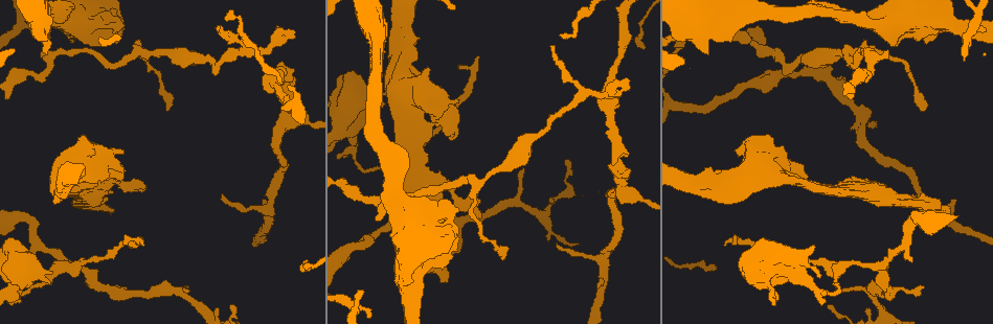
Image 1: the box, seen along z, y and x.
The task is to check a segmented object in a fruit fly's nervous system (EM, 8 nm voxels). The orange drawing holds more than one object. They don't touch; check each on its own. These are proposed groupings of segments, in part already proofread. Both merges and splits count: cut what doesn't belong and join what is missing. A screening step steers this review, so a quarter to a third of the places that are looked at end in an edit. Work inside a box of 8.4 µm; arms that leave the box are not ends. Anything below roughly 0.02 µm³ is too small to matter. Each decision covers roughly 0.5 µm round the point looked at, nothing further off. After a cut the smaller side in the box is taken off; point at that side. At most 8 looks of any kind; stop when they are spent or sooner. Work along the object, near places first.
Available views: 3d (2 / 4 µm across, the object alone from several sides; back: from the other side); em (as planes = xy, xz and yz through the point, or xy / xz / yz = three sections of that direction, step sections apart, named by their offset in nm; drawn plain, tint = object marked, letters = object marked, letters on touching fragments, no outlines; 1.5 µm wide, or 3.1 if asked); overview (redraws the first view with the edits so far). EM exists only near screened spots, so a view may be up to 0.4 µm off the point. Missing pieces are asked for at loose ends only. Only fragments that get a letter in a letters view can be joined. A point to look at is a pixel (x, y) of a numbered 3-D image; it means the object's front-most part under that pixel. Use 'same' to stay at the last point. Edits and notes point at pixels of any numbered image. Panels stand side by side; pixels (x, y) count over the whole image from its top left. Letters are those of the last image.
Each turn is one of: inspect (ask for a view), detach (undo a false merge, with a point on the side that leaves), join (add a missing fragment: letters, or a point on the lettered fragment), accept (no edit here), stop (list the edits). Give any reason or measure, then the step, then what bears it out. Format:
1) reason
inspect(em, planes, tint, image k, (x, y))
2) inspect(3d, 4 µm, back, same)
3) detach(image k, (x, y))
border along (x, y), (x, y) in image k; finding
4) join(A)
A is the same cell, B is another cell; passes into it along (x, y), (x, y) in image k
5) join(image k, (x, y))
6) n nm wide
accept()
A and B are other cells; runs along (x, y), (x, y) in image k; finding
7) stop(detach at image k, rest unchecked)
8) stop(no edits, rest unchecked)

abrupt turn
inspect(em, planes, letters, image 1, (448, 229))

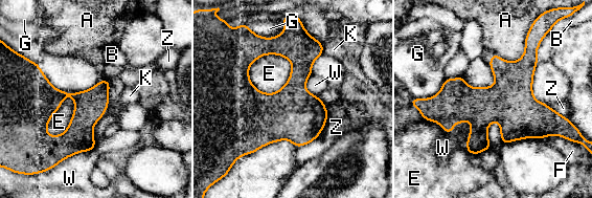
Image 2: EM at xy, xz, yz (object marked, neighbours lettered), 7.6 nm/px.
E touches over 360 nm
accept()
A, B, E, F, G, K, W and Z are other cells; border along (110, 81), (109, 104), (104, 114) in image 2; one neuron here

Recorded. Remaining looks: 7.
an open end
inspect(3d, 2 µm, image 1, (378, 218))

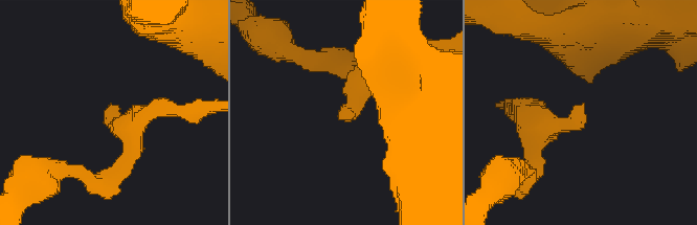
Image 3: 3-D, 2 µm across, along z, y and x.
inspect(em, planes, letters, image 3, (344, 120))

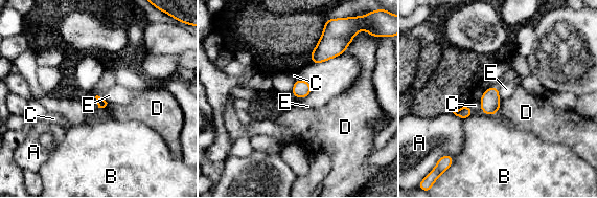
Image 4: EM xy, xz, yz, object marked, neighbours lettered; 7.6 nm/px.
accept()
A, B, C, D and E are other cells; border along (311, 92), (298, 98) in image 4; no lettered fragment goes on from it

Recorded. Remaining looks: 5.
inspect(3d, 2 µm, image 1, (608, 124))

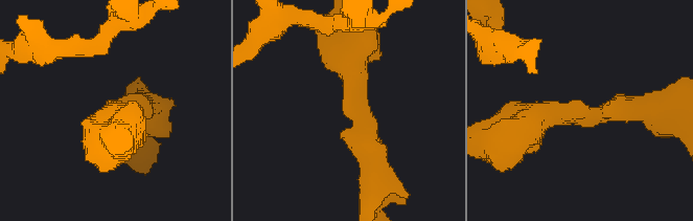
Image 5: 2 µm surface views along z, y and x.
now the EM
inspect(em, planes, tint, image 5, (575, 113))

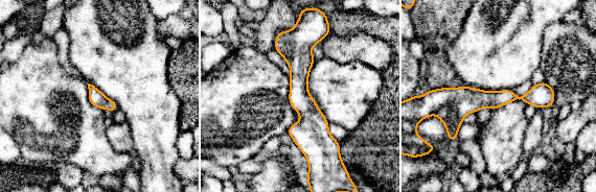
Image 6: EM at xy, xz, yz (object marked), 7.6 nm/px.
see the neighbours
inspect(em, planes, letters, same)

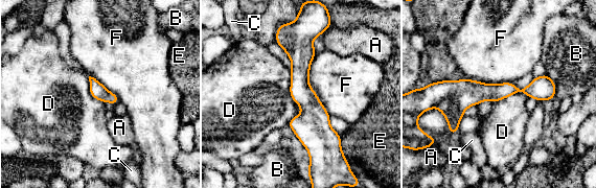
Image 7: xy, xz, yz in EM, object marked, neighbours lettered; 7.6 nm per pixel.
120 nm wide
accept()
A, B, C, D, E and F are other cells; border along (316, 51), (308, 85), (329, 116) in image 7; one neuron here

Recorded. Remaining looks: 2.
stop(no edits, rest unchecked)

